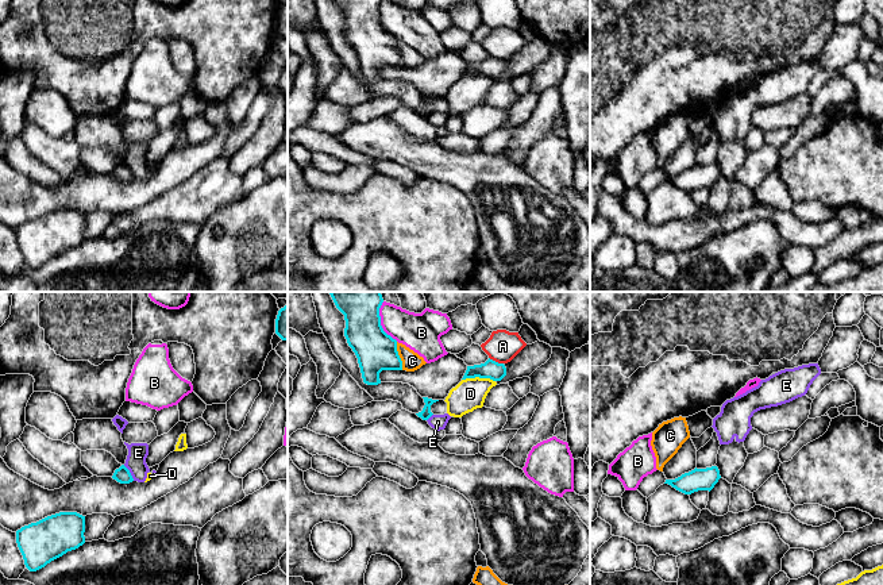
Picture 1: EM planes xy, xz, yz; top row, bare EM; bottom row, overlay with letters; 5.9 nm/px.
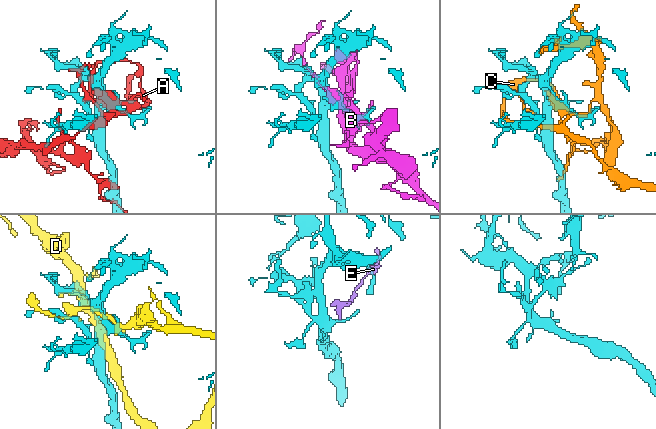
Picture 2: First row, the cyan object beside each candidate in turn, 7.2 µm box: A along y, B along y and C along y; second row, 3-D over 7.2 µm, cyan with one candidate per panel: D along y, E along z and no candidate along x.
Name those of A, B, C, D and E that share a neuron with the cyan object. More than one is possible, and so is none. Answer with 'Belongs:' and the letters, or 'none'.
Belongs: none

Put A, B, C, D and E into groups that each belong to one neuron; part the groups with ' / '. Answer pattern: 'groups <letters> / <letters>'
groups A / B / C / D E

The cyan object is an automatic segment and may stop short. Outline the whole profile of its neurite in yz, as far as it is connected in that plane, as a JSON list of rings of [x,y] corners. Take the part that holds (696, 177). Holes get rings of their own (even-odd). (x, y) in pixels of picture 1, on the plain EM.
[[[717,163],[706,165],[706,166],[694,166],[689,170],[682,172],[675,177],[666,177],[664,181],[671,182],[676,188],[691,192],[698,188],[712,188],[714,182],[721,176],[720,168]]]

